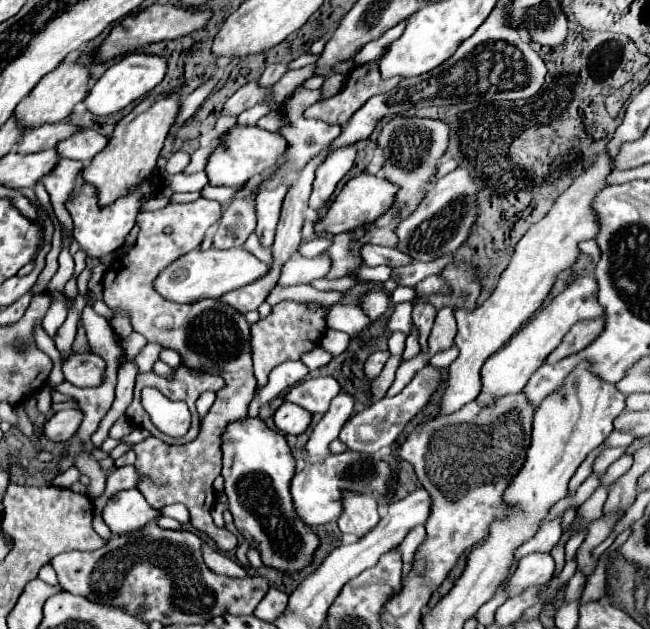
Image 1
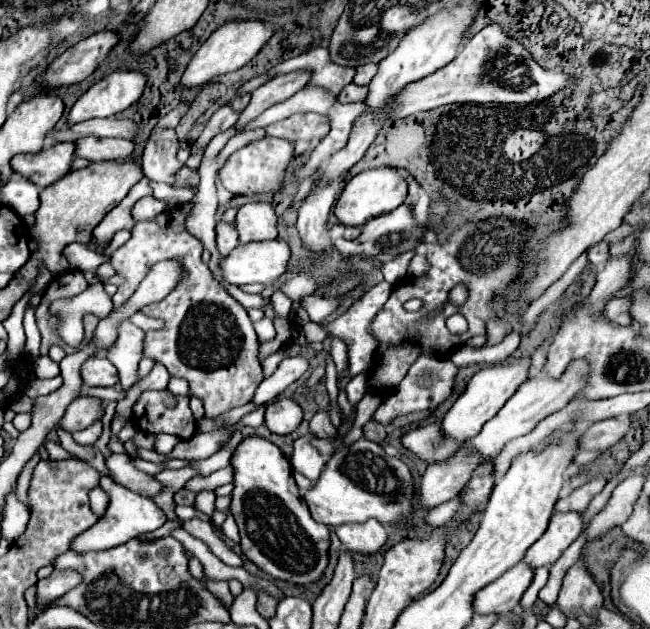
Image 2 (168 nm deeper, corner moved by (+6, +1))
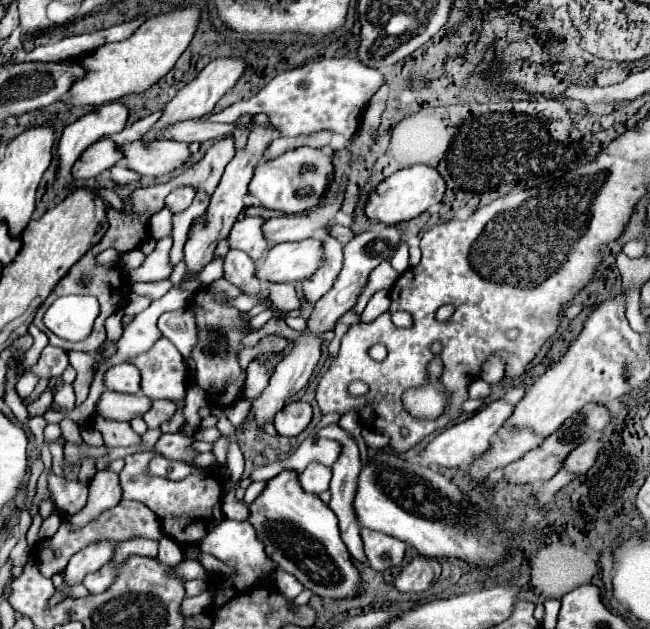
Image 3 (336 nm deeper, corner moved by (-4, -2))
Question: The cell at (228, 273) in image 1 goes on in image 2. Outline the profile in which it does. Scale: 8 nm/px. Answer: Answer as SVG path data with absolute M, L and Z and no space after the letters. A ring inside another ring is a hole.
M282 240L240 244L226 258L220 258L218 282L272 284L286 272L288 260L290 248Z

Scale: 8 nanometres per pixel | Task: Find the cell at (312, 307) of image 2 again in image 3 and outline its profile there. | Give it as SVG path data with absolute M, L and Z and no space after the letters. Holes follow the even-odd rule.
M268 283L268 289L270 289L272 303L278 309L294 311L294 309L300 307L300 301L296 297L296 289L294 289L292 283Z

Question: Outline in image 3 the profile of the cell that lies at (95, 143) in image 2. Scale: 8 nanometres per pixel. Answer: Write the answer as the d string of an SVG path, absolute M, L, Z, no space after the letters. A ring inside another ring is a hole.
M140 141L128 143L122 147L124 163L146 177L162 177L172 173L178 167L184 167L192 153L188 143L180 141L158 141L154 147L142 147Z

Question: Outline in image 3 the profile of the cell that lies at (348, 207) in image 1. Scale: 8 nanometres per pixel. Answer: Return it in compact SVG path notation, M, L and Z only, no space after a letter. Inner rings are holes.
M412 165L402 171L396 171L392 177L382 181L374 193L370 193L370 199L366 205L366 215L370 219L378 219L386 225L410 221L410 219L422 215L430 205L440 203L444 197L444 191L446 191L446 183L434 167Z

